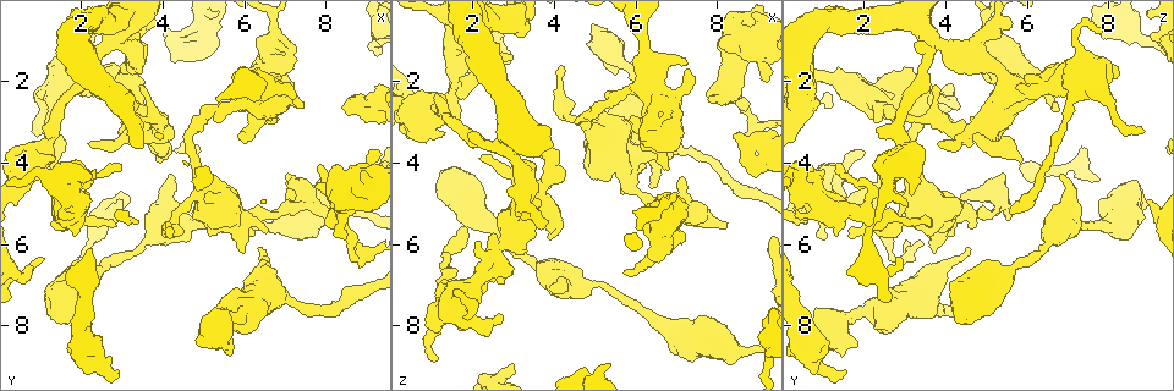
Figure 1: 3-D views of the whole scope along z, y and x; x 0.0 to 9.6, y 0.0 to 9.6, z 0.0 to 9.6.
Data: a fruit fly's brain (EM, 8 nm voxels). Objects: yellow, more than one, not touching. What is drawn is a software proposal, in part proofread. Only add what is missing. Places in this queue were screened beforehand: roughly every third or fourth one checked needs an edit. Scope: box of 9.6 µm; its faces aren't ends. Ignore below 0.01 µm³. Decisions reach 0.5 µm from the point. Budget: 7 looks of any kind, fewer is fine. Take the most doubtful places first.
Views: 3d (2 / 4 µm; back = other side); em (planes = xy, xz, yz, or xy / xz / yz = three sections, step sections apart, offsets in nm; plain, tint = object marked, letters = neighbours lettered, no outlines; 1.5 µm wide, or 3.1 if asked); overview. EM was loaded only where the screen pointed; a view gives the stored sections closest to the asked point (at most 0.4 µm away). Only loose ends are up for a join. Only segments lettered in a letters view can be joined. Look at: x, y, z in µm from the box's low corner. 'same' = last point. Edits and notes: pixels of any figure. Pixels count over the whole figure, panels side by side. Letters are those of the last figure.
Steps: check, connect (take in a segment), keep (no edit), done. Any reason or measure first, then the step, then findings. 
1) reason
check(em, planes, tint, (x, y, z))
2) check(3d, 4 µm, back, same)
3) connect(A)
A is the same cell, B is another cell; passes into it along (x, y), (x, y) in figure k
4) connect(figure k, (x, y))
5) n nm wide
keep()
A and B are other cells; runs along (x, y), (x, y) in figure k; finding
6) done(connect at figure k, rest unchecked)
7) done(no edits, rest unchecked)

end of a long branch
check(3d, 4 µm, (1.85, 5.15, 5.55))

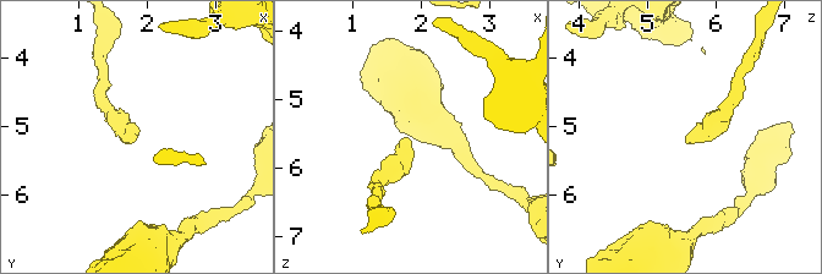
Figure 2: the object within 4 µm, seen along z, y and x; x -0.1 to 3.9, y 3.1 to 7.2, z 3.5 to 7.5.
check(em, planes, letters, (1.80, 5.15, 5.55))

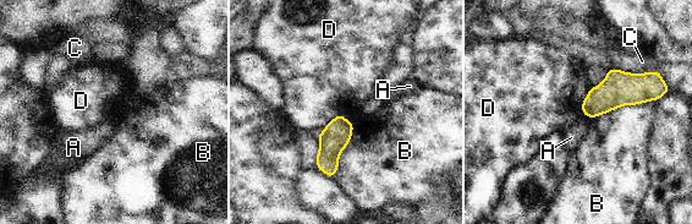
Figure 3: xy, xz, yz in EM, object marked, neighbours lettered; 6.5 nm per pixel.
B touches over 460 nm
keep()
A, B, C and D are other cells; border along (342, 114), (334, 118), (322, 131) in figure 3; none of them fits

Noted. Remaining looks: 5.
check(em, planes, letters, (1.05, 6.35, 2.90))

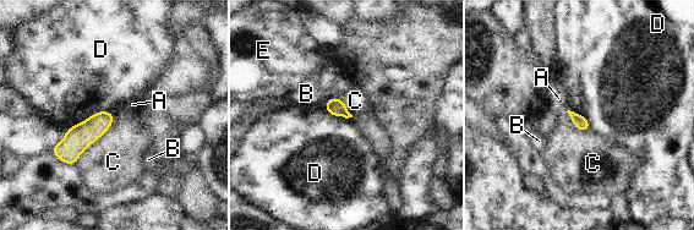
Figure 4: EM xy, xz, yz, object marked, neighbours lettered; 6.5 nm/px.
keep()
A, B, C, D and E are other cells; border along (111, 113), (97, 111), (66, 131) in figure 4; no lettered segment goes on from it

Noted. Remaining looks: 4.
free end
check(3d, 4 µm, (7.20, 4.85, 4.30))

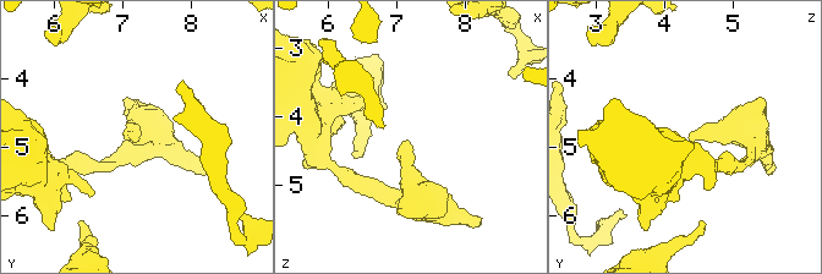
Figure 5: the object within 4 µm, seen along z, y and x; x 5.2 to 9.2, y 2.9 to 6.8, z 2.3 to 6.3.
check(em, planes, letters, (7.20, 4.85, 4.35))

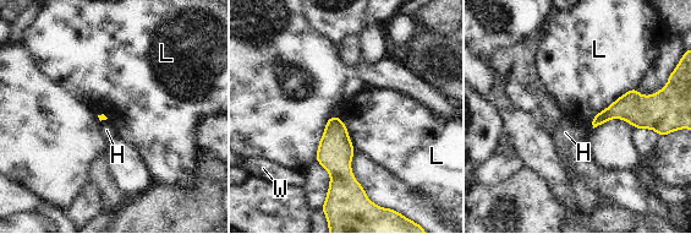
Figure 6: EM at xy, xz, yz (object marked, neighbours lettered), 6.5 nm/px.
L touches over 400 nm
keep()
H, L and W are other cells; border along (636, 87), (602, 109), (592, 128) in figure 6; no lettered segment goes on from it

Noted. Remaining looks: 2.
done(no edits, rest unchecked)

